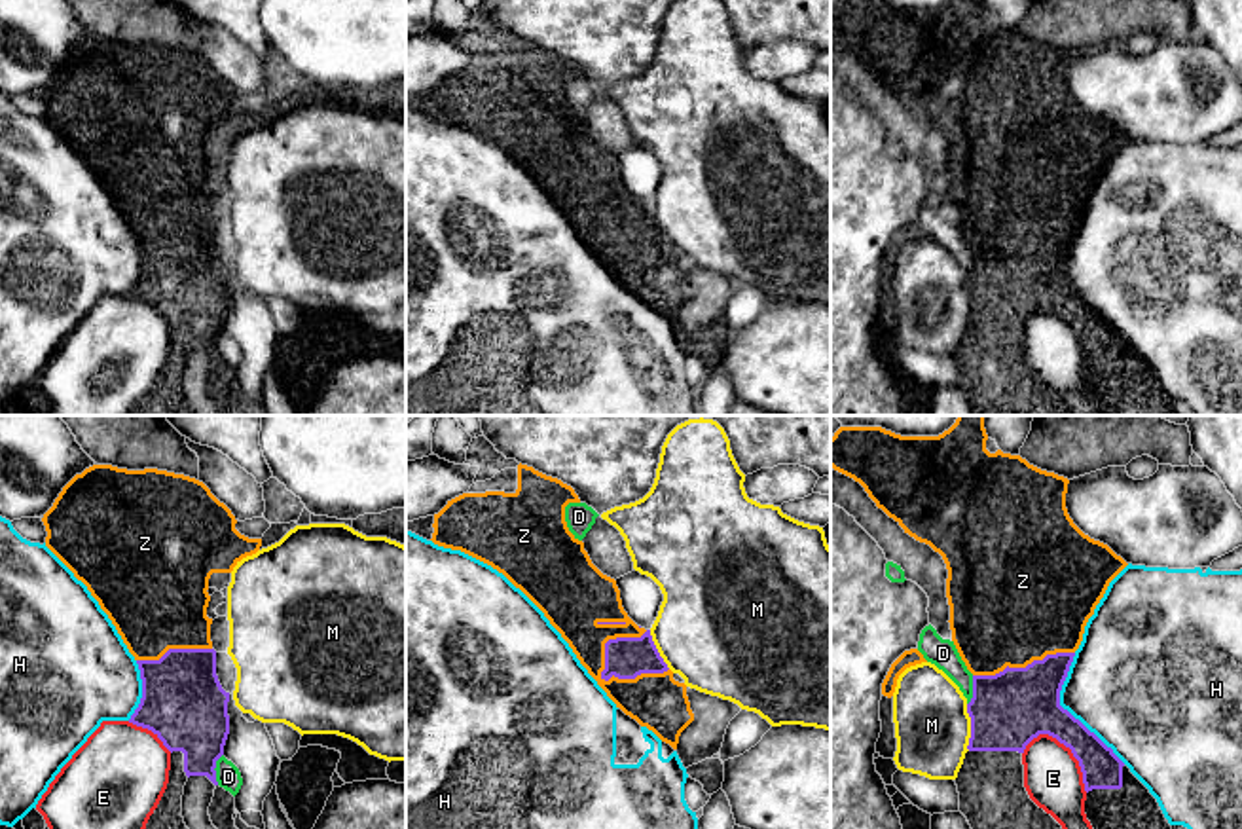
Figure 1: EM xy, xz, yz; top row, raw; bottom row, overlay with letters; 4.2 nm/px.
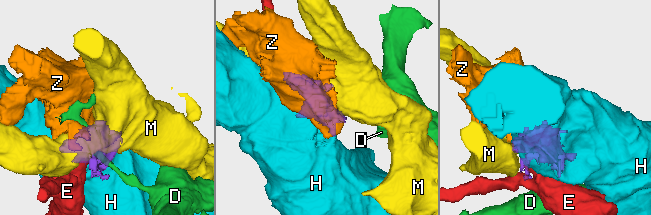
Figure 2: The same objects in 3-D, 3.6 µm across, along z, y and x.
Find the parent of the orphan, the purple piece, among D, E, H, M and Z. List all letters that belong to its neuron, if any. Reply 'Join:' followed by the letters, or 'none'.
Join: Z

